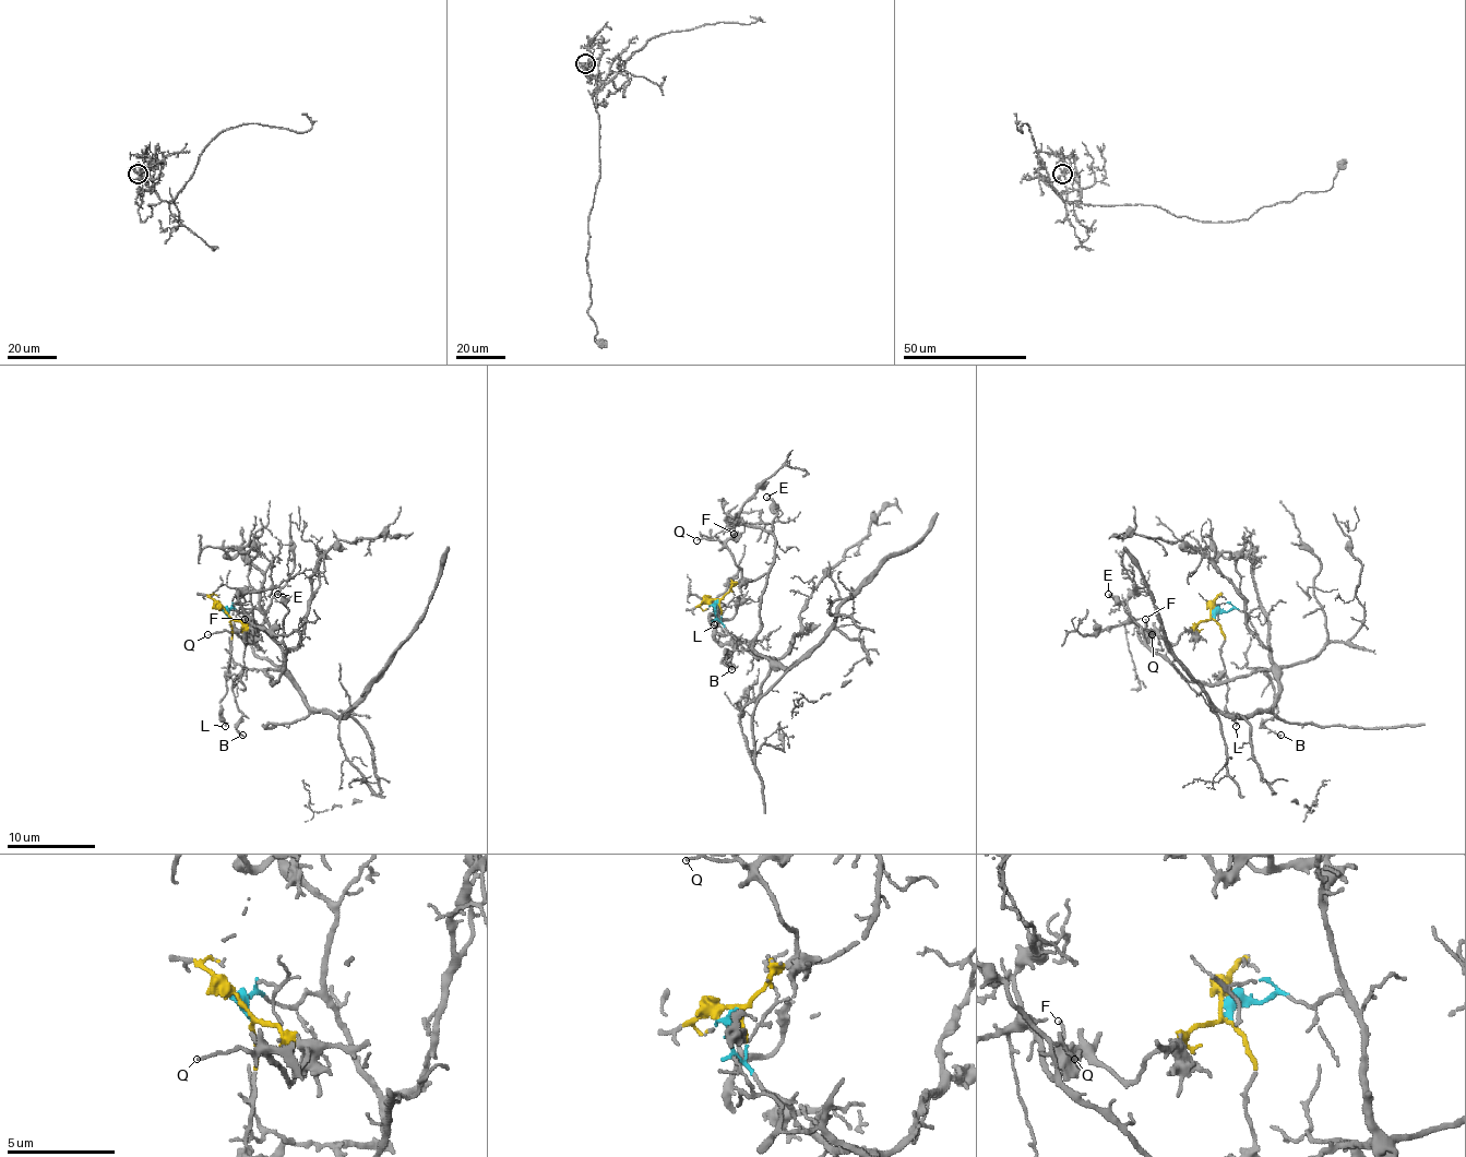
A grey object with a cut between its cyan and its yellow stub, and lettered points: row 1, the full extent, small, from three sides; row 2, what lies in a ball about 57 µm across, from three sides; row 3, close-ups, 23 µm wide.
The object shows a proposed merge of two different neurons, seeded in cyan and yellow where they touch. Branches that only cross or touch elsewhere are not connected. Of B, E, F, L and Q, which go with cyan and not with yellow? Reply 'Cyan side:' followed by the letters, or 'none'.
Cyan side: B, E

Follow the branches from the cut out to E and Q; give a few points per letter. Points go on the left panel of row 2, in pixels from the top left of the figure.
E: (227, 615), (253, 608), (264, 617), (282, 652), (282, 665), (264, 671), (273, 684), (286, 647), (277, 594)
Q: (227, 615), (251, 630), (251, 636), (245, 643), (229, 632), (207, 634)

